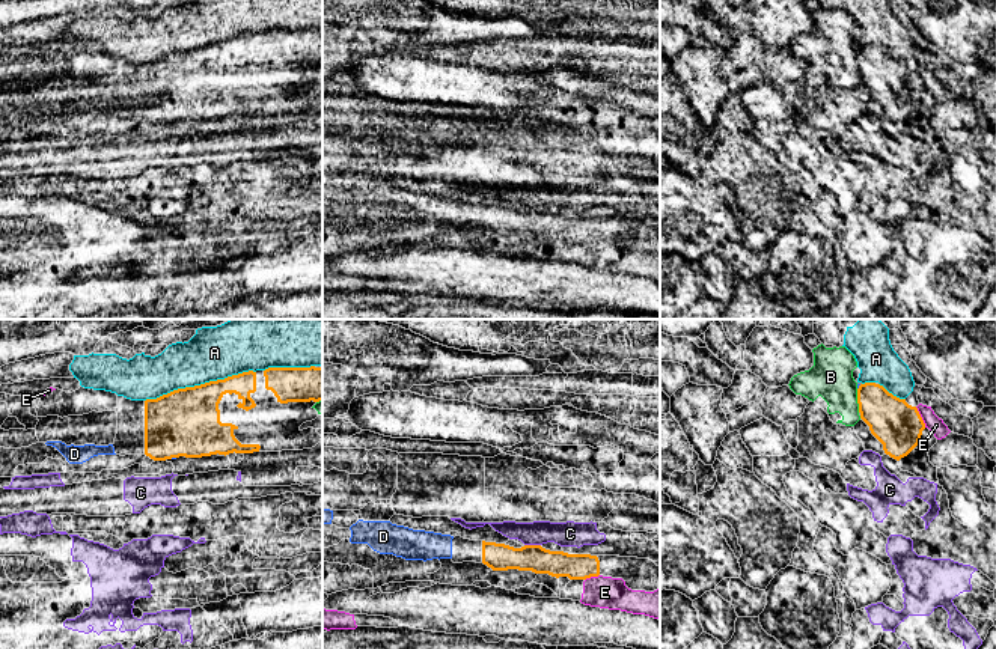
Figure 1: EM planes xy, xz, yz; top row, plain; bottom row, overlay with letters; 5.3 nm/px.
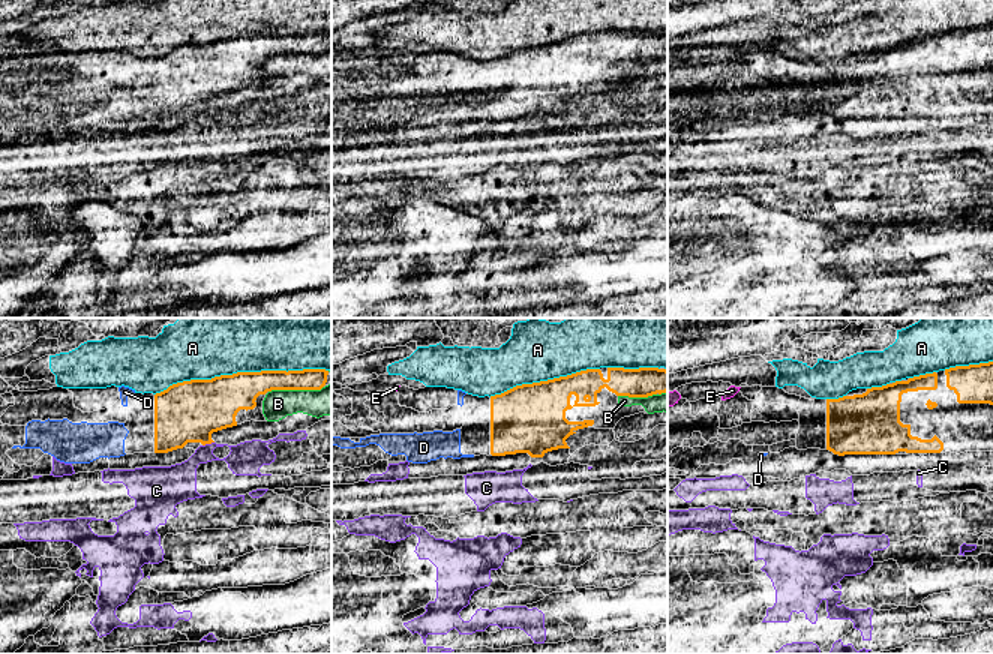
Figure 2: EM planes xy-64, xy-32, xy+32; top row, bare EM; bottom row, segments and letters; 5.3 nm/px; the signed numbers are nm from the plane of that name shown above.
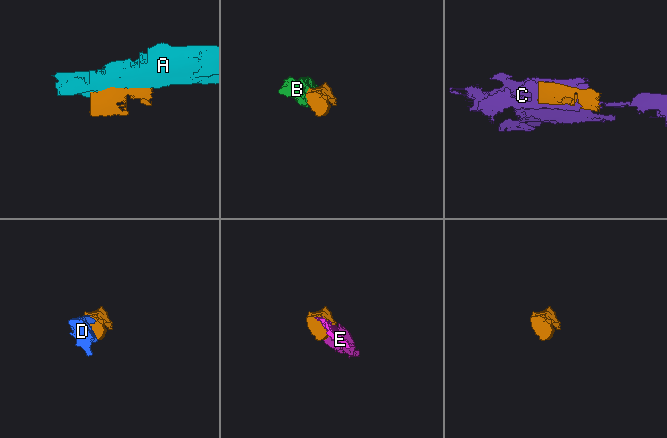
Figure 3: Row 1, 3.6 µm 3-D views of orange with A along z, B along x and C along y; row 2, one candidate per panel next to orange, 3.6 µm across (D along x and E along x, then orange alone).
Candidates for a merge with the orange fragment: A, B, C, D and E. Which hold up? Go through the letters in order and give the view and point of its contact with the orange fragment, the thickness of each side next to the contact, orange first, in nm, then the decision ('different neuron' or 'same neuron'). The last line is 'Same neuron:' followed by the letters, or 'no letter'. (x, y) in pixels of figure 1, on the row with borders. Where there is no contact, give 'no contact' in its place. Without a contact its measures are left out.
A: xy (201, 384) | 360/280 nm | different neuron
B: yz (858, 401) | 260/240 nm | different neuron
C: xz (532, 545) | 140/140 nm | different neuron
D: xy (172, 457) | 360/20 nm | same neuron
E: yz (921, 417) | 260/90 nm | different neuron
Same neuron: D

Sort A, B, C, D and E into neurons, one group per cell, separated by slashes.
A / B / C / D / E

